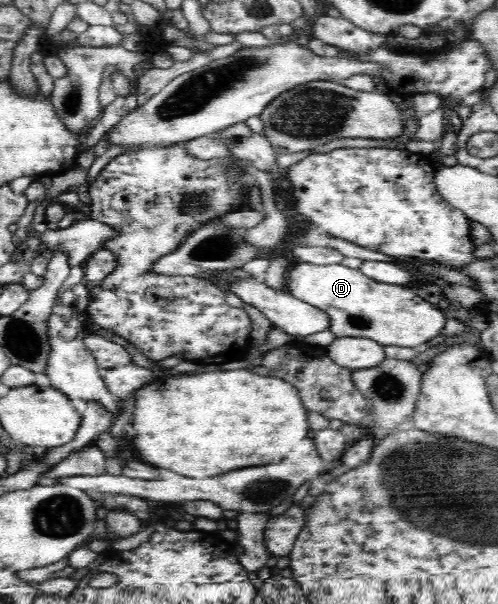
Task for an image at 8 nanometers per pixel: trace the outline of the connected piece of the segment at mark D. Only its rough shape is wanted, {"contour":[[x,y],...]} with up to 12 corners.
{"contour":[[340,264],[287,274],[337,338],[418,346],[446,318],[412,285]]}

